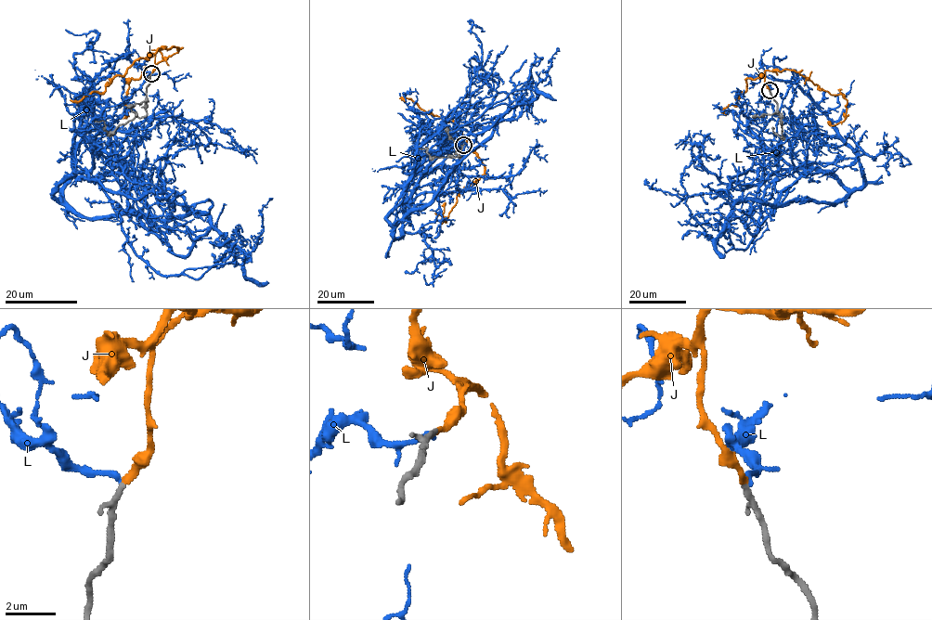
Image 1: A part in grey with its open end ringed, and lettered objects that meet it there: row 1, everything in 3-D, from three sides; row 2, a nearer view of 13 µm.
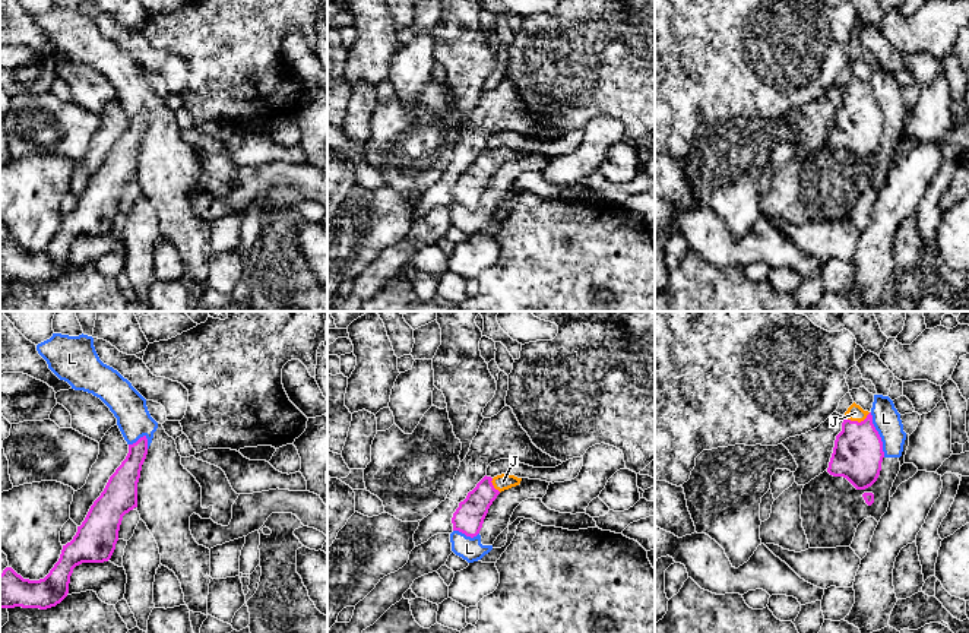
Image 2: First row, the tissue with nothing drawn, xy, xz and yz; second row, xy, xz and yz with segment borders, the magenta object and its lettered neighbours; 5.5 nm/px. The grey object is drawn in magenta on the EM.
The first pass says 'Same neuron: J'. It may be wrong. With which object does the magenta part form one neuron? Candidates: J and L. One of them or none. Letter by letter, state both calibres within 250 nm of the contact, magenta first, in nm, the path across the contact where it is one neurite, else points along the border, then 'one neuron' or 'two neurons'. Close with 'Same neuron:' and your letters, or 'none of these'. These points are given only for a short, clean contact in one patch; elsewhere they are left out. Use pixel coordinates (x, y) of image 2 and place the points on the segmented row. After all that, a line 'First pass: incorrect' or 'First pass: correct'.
J: 280 nm thick on the magenta side, 90 nm on the other; runs through yz (858, 453), (857, 421), (855, 412); one neuron
L: 280 nm thick on the magenta side, 150 nm on the other; border along yz (870, 412), (884, 456); two neurons
Same neuron: J
First pass: correct

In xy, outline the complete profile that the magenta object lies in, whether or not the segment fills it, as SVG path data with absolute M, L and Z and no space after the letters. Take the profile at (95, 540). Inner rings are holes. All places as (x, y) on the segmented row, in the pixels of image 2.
M148 439L129 444L129 453L110 477L104 491L91 506L70 542L63 545L58 561L39 580L23 579L12 567L0 575L0 608L47 610L69 594L73 569L82 563L108 561L118 541L123 516L137 507L137 482L148 455Z

